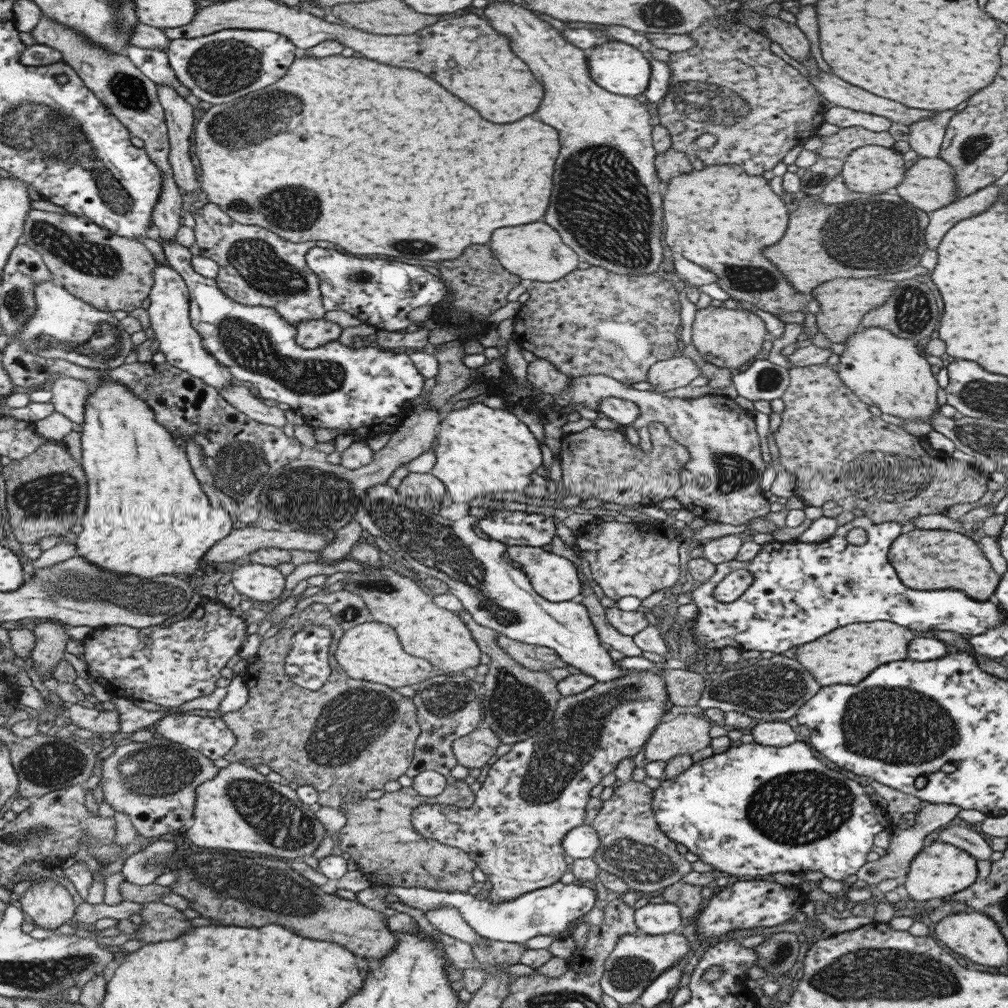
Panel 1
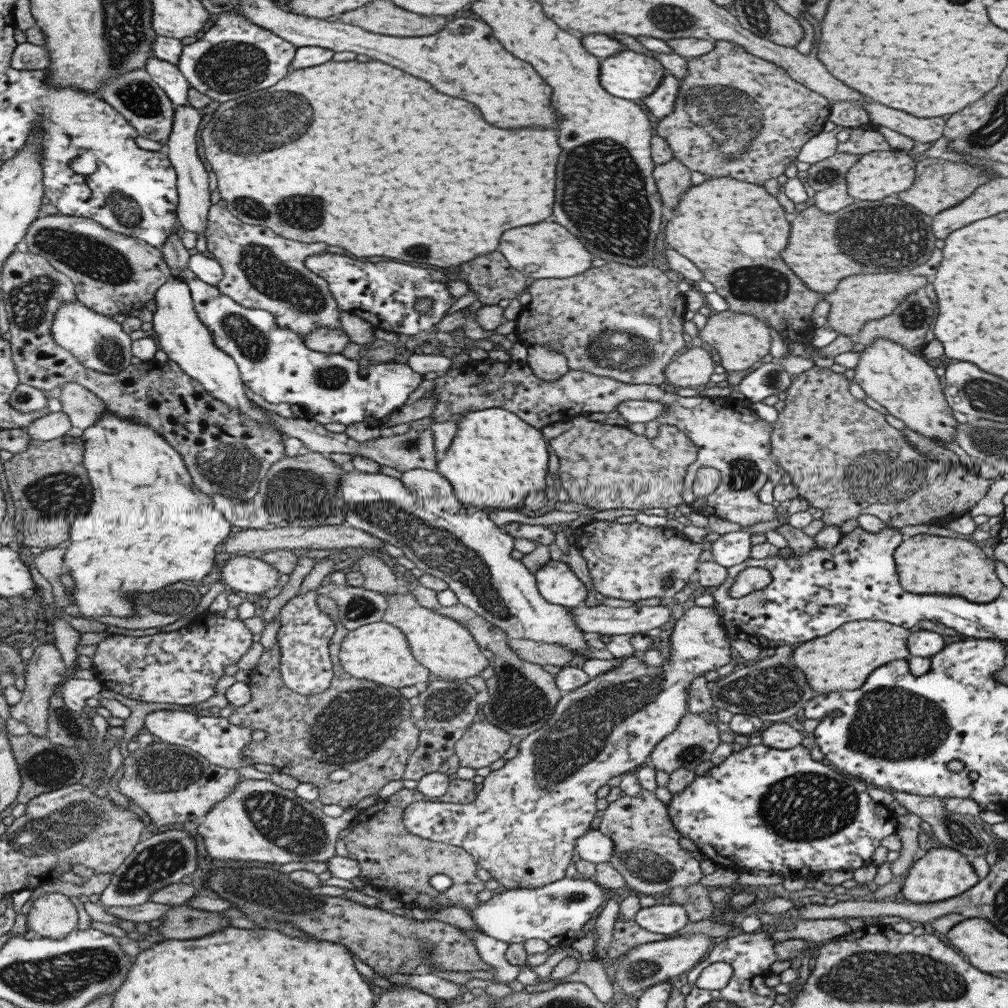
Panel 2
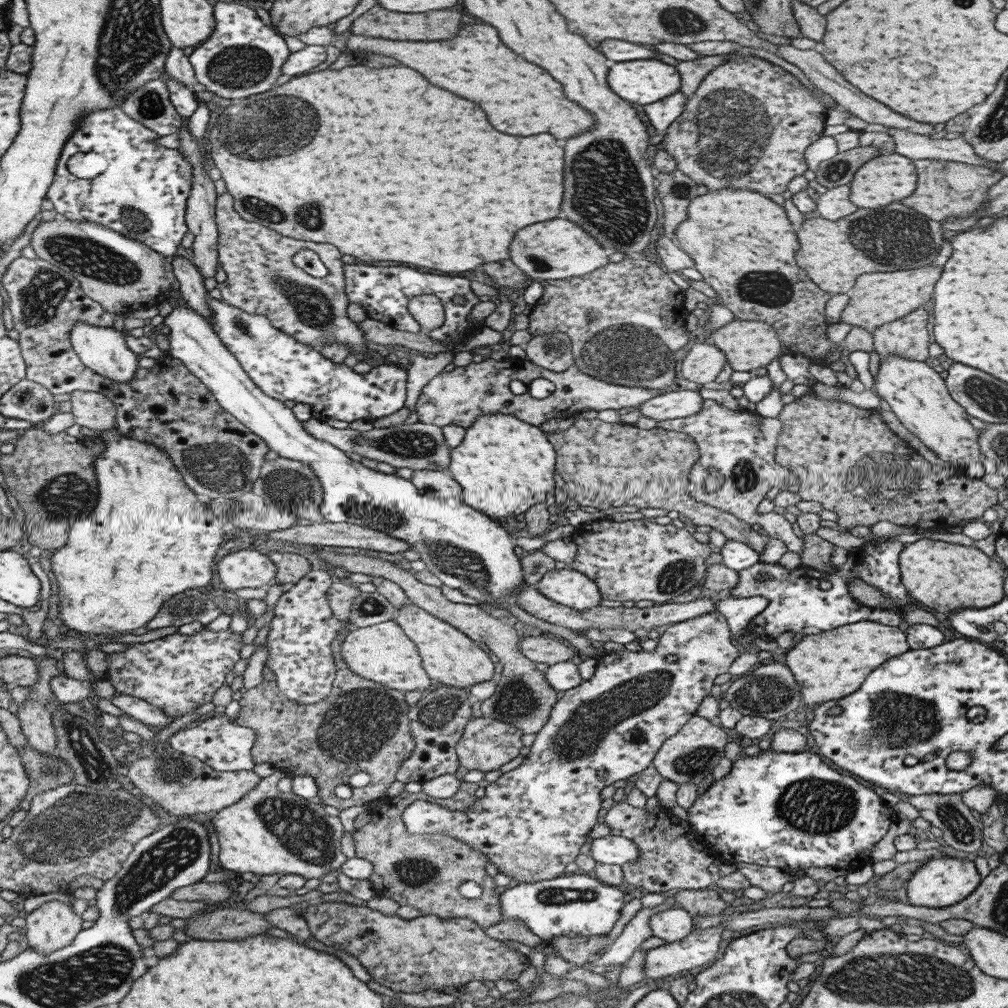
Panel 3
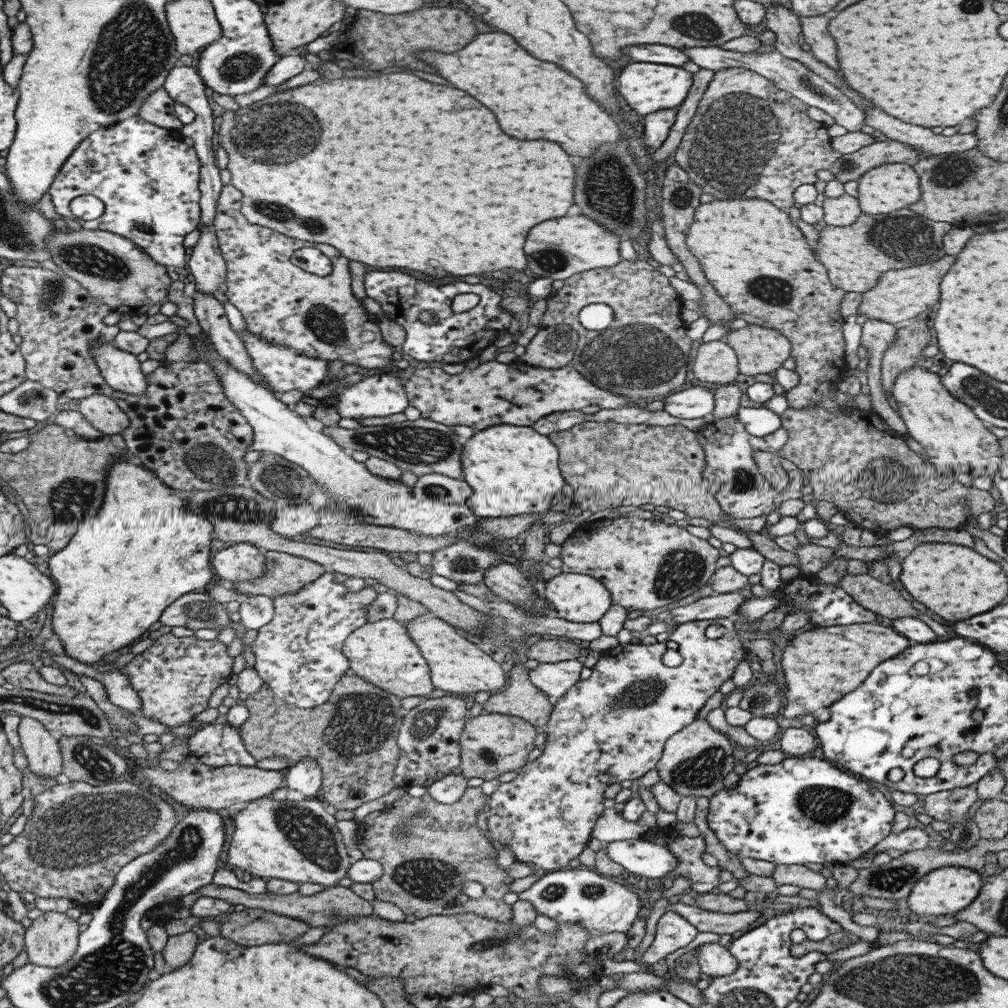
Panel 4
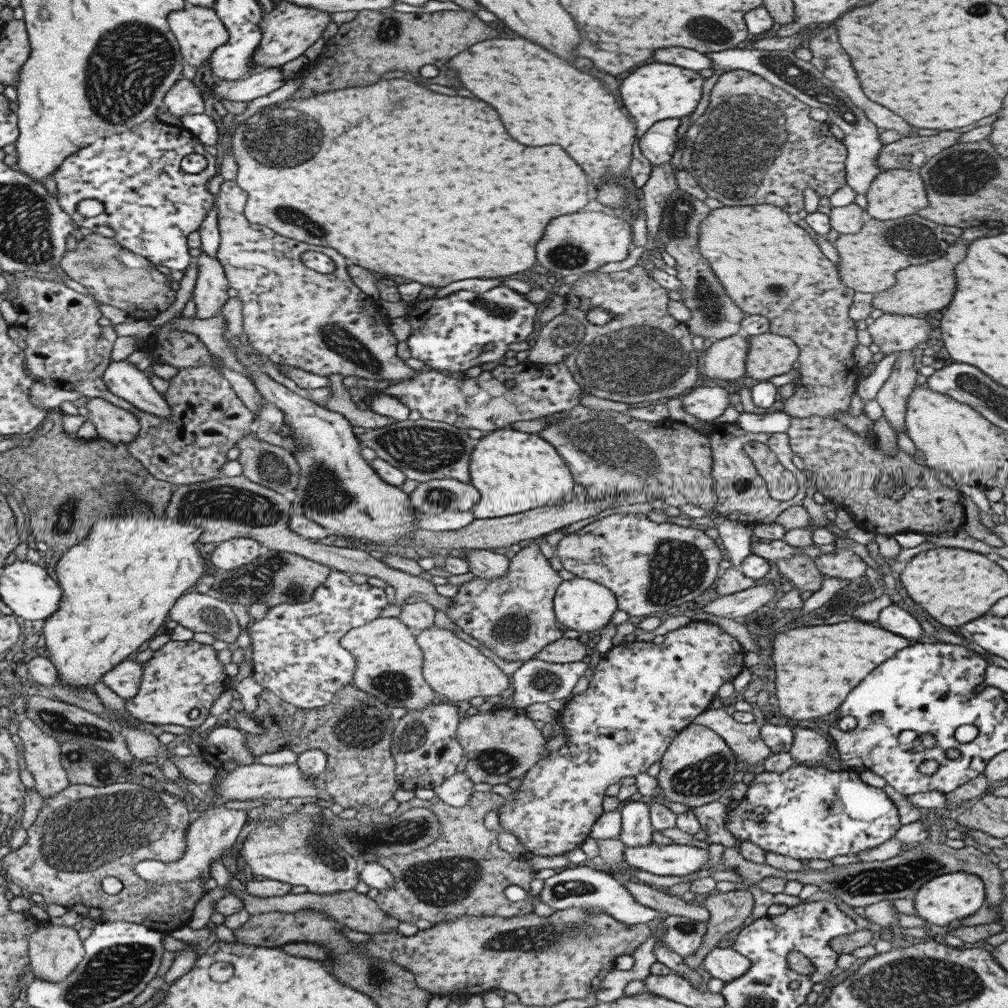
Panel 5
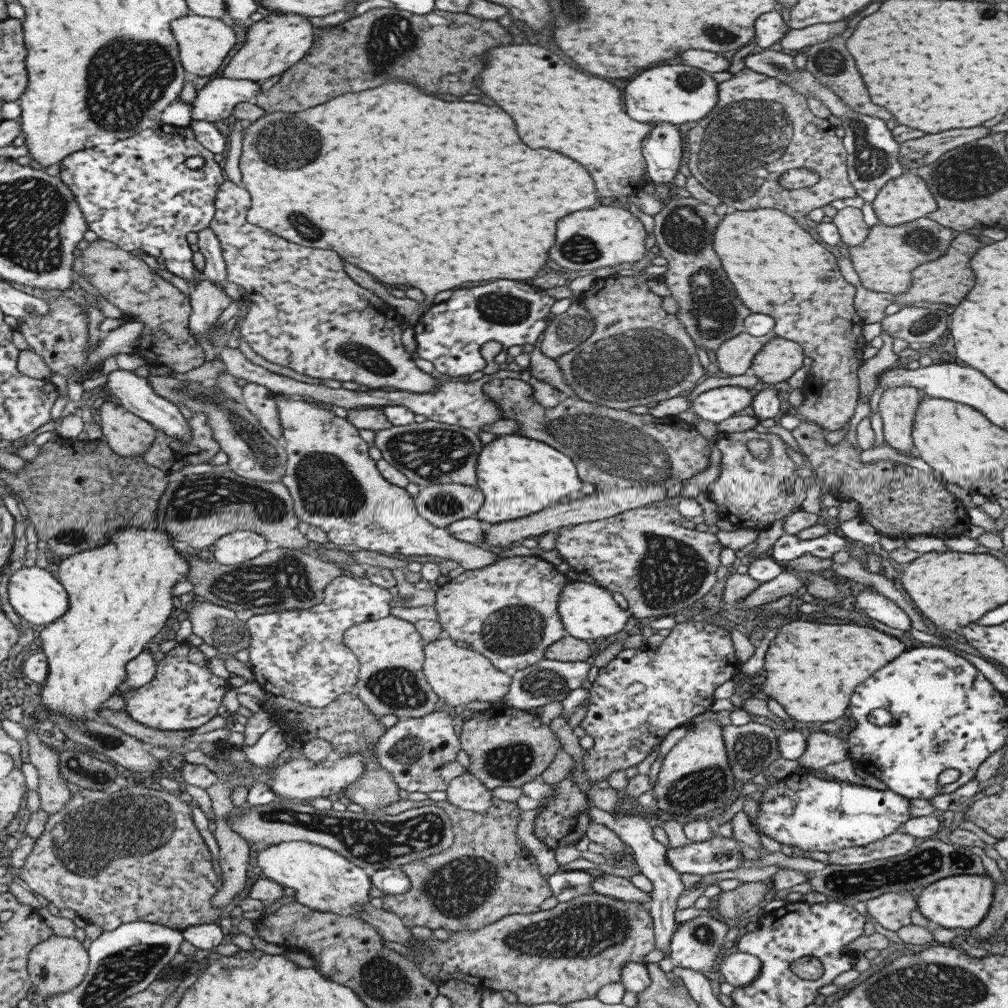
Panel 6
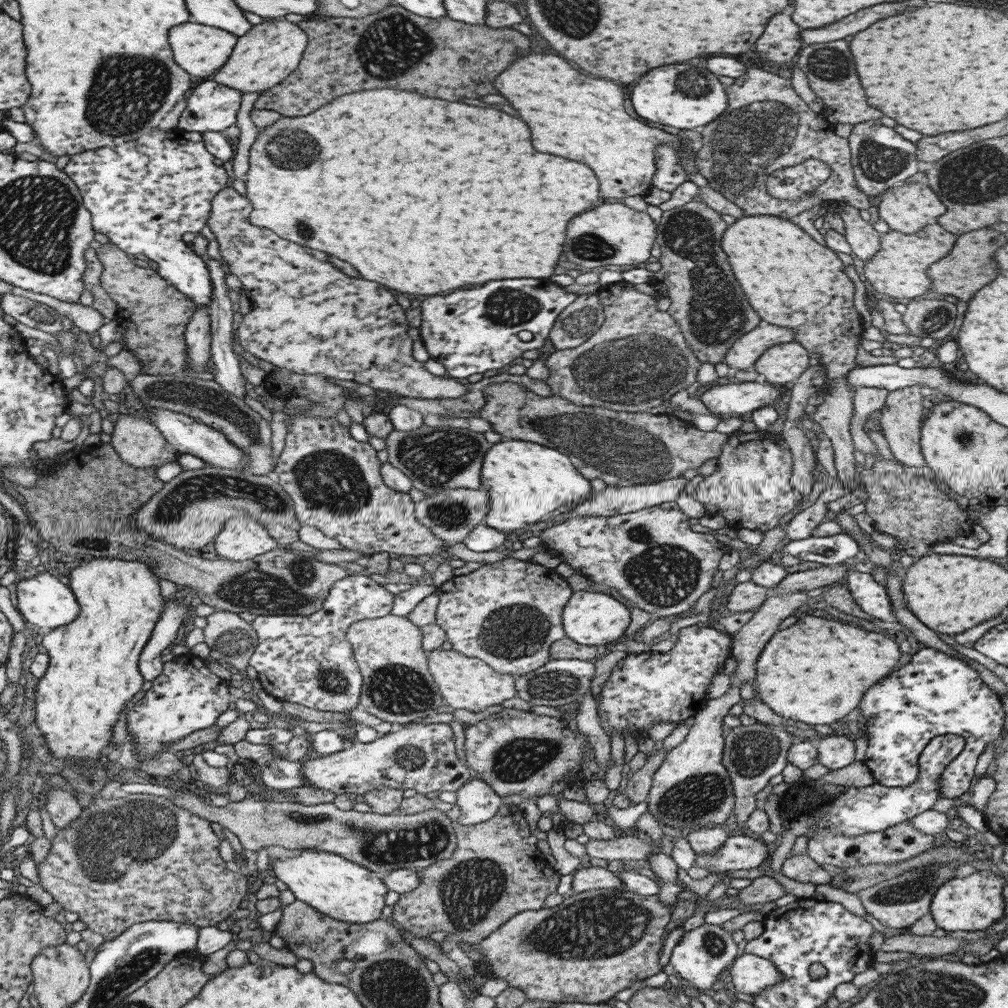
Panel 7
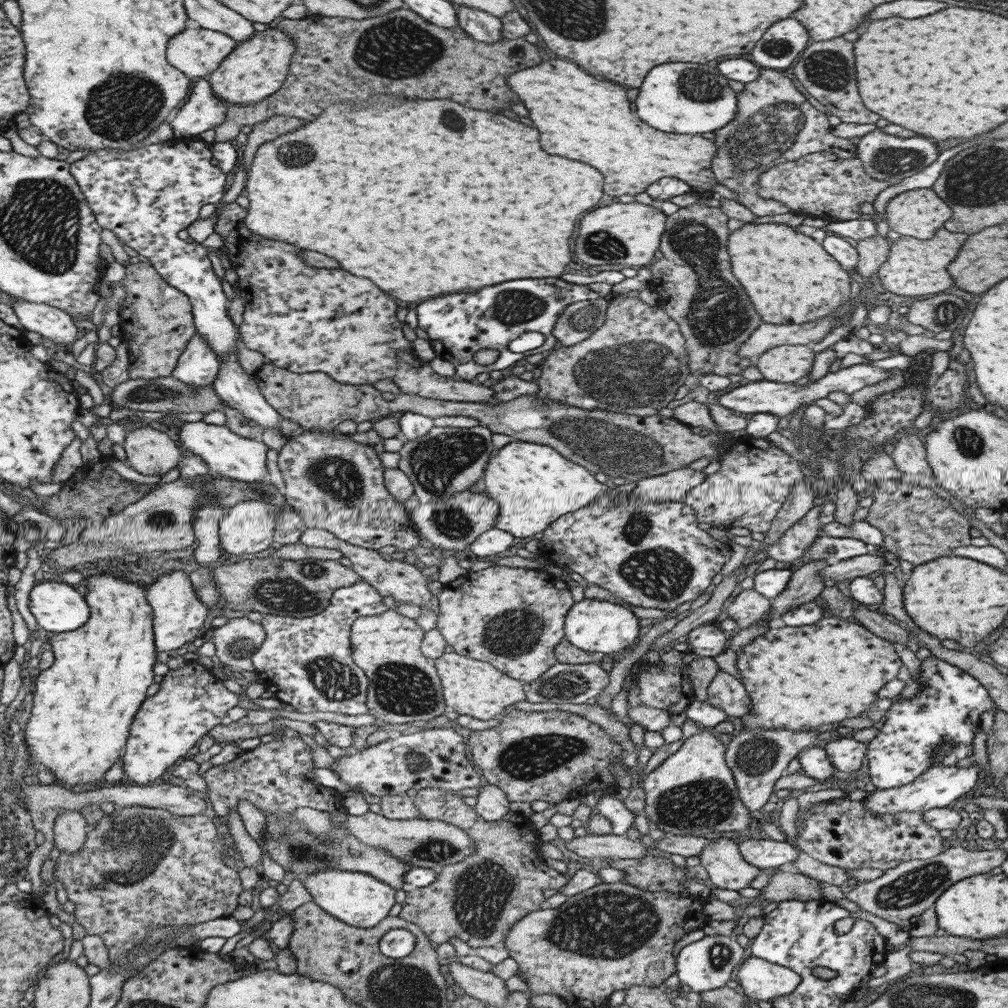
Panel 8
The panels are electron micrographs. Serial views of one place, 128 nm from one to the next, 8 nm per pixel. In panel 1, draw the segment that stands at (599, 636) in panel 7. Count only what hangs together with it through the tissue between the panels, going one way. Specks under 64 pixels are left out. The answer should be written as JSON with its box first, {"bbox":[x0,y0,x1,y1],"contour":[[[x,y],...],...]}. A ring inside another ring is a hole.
{"bbox":[505,545,580,602],"contour":[[[508,545],[505,554],[510,561],[529,579],[531,588],[549,602],[563,602],[577,600],[580,591],[580,581],[577,571],[569,560],[555,555],[551,551],[542,550],[541,547],[531,545]]]}

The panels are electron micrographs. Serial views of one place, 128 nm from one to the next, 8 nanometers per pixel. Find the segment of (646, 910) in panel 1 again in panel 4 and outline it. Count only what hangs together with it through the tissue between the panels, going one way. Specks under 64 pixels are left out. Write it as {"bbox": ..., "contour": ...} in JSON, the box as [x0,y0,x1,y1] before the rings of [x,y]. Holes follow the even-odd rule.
{"bbox":[599,910,698,976],"contour":[[[666,910],[656,923],[656,929],[654,934],[654,939],[651,942],[645,952],[639,956],[642,961],[646,962],[648,967],[644,967],[633,960],[623,960],[623,961],[614,961],[612,958],[602,960],[599,963],[601,967],[601,973],[605,976],[612,974],[627,974],[627,973],[660,973],[663,972],[663,968],[661,966],[662,962],[665,960],[666,956],[679,948],[683,948],[693,940],[695,934],[697,934],[698,930],[691,926],[691,923],[687,922],[682,916],[679,916],[676,912],[671,910]]]}

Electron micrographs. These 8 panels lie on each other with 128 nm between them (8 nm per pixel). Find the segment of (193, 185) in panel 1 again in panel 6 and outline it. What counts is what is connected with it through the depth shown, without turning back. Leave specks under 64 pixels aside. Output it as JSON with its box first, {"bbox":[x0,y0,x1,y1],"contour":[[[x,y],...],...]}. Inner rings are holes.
{"bbox":[188,278,231,339],"contour":[[[203,278],[190,289],[188,331],[195,339],[195,334],[207,336],[209,327],[217,320],[219,314],[229,306],[231,298],[225,295],[219,285]]]}

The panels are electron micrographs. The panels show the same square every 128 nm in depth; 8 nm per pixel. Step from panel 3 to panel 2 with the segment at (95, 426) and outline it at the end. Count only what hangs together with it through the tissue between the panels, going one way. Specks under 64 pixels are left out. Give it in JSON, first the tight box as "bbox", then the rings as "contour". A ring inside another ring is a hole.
{"bbox":[56,382,105,430],"contour":[[[69,382],[56,391],[62,411],[71,426],[83,430],[97,422],[105,414],[105,404],[85,387]]]}

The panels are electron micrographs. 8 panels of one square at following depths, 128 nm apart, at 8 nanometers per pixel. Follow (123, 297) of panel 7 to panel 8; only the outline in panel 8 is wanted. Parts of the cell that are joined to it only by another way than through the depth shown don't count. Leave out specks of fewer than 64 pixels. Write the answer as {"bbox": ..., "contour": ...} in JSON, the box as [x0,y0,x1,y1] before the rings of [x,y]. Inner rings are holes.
{"bbox":[118,259,195,380],"contour":[[[144,259],[125,266],[124,273],[124,278],[118,282],[119,286],[123,286],[125,290],[124,301],[118,307],[118,316],[120,318],[119,337],[125,341],[125,346],[129,349],[128,379],[151,380],[151,378],[170,376],[178,357],[187,346],[187,342],[191,340],[191,336],[195,334],[189,299],[180,290],[169,286]]]}

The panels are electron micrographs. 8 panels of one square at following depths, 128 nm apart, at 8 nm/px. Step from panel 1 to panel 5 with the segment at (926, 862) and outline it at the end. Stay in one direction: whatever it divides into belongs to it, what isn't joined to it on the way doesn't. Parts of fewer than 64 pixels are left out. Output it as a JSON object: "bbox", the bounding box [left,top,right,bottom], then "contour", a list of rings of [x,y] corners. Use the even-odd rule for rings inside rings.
{"bbox":[912,872,985,926],"contour":[[[949,872],[949,874],[941,874],[937,878],[925,882],[915,891],[912,901],[915,915],[922,918],[923,921],[939,926],[951,926],[956,925],[959,921],[962,922],[980,906],[985,905],[984,887],[982,881],[973,874]]]}

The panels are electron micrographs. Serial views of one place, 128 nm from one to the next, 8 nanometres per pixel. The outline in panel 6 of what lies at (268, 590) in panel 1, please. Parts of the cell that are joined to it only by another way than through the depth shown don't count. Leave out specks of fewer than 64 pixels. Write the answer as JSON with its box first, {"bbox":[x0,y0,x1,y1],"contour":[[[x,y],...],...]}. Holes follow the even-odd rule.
{"bbox":[213,530,271,566],"contour":[[[234,530],[224,534],[213,546],[214,560],[225,566],[251,560],[271,547],[260,534],[250,530]]]}

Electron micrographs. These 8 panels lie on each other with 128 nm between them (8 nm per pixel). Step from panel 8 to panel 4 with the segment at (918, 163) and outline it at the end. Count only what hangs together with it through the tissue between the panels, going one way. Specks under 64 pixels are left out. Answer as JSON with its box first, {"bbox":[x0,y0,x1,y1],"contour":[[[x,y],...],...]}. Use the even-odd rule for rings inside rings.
{"bbox":[681,47,864,132],"contour":[[[719,47],[707,48],[683,48],[681,52],[685,53],[688,60],[697,64],[700,68],[709,70],[718,70],[739,67],[749,69],[757,74],[763,75],[768,81],[771,81],[777,88],[787,91],[807,106],[819,108],[831,116],[835,124],[846,128],[848,132],[860,131],[860,127],[864,125],[864,113],[857,108],[840,90],[837,90],[832,84],[829,84],[823,77],[817,76],[811,72],[806,66],[803,66],[796,60],[785,58],[783,54],[772,49],[771,53],[741,53],[731,52],[730,50],[721,50]]]}

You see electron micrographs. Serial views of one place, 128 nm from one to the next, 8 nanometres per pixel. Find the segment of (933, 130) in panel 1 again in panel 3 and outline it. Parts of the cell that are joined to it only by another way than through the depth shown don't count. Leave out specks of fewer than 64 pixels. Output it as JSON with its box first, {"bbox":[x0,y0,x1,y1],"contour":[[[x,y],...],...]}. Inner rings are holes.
{"bbox":[776,44,933,136],"contour":[[[779,44],[777,45],[776,50],[777,56],[783,58],[789,62],[789,64],[793,64],[793,66],[797,66],[801,72],[809,79],[809,82],[816,86],[821,92],[829,95],[836,104],[842,108],[845,108],[849,111],[853,116],[857,116],[861,120],[864,120],[866,123],[871,124],[880,124],[883,127],[889,128],[893,127],[893,129],[899,129],[903,131],[909,131],[913,134],[924,134],[928,136],[931,134],[933,130],[933,125],[931,124],[919,124],[919,122],[915,122],[916,120],[907,118],[902,114],[897,114],[897,112],[893,112],[890,108],[887,108],[884,104],[880,102],[875,102],[873,98],[869,98],[869,96],[865,96],[865,94],[861,94],[857,88],[851,88],[821,56],[819,56],[819,52],[817,52],[817,48],[807,49],[807,50],[799,50],[795,49],[791,46],[791,44]]]}

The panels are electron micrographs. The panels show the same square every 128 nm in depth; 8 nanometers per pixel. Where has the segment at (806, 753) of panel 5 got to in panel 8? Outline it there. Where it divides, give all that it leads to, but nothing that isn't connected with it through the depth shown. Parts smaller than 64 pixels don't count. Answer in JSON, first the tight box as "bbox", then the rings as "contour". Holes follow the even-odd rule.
{"bbox":[824,739,866,773],"contour":[[[854,739],[833,740],[824,744],[830,764],[839,772],[853,773],[861,768],[866,745]]]}

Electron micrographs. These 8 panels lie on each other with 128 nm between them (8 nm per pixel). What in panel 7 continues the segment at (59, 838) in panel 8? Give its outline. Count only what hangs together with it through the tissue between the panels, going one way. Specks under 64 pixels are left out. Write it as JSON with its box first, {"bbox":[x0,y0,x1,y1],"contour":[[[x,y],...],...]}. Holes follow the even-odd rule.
{"bbox":[44,789,81,830],"contour":[[[61,789],[50,790],[46,794],[47,799],[44,805],[49,819],[55,826],[55,830],[67,828],[77,815],[81,814],[81,801],[72,796],[68,791]]]}

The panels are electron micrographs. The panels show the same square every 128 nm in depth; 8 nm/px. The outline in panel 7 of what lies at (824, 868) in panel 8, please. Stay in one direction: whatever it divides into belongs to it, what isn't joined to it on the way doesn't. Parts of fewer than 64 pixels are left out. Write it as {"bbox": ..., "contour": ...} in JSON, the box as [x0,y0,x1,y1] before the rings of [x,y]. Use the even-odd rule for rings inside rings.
{"bbox":[781,855,831,884],"contour":[[[793,855],[781,864],[781,875],[797,882],[809,884],[829,884],[831,876],[819,864],[809,858],[809,855]]]}

